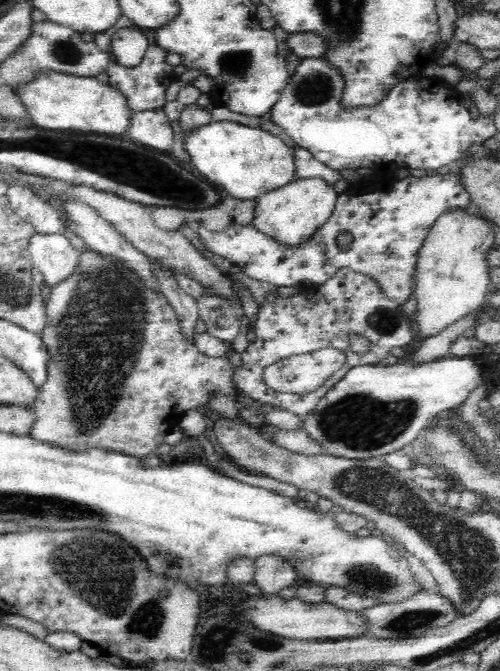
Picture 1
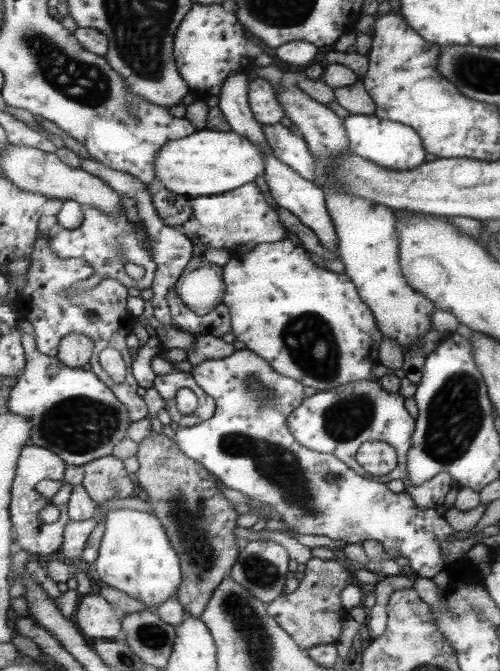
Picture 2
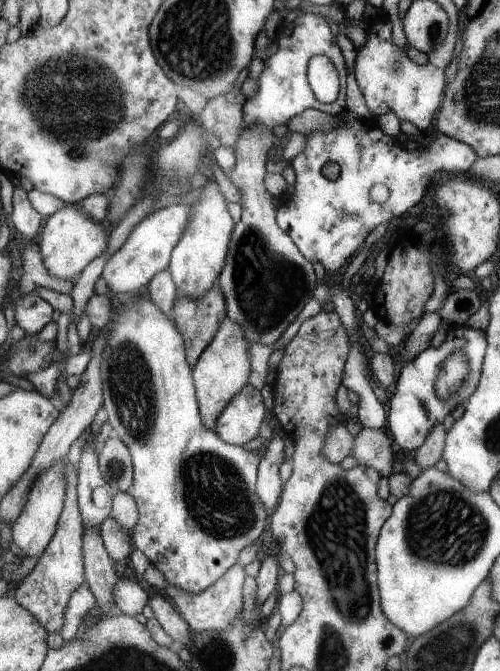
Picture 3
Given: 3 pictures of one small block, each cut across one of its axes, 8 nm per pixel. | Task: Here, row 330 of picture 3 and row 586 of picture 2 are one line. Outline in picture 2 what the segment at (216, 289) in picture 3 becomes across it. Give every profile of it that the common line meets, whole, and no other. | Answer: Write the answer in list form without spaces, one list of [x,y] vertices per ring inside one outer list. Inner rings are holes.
[[[153,434],[141,442],[137,460],[141,464],[137,482],[145,492],[149,492],[151,500],[147,502],[155,508],[155,514],[165,524],[169,538],[181,556],[185,582],[181,584],[177,598],[185,606],[187,614],[201,618],[205,616],[219,584],[229,576],[243,552],[237,546],[241,514],[237,514],[235,506],[219,490],[215,484],[217,478],[203,464],[187,458],[177,440],[169,440],[165,434]]]

